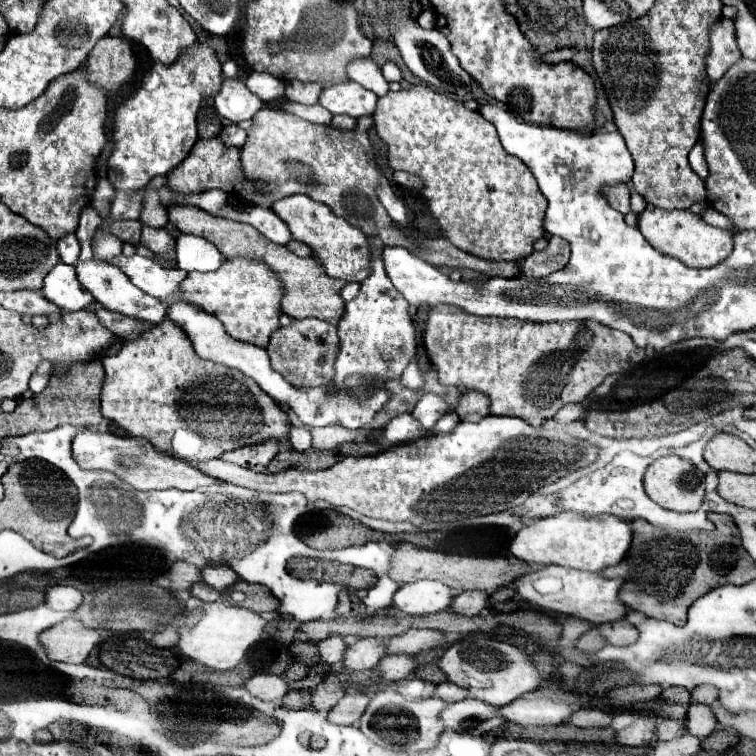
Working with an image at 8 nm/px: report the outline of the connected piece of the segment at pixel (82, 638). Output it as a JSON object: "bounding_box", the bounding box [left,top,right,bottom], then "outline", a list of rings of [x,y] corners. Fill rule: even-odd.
{"bounding_box":[40,618,98,664],"outline":[[[66,618],[40,634],[40,644],[48,658],[70,664],[82,664],[98,642],[98,632],[82,626],[74,618]]]}

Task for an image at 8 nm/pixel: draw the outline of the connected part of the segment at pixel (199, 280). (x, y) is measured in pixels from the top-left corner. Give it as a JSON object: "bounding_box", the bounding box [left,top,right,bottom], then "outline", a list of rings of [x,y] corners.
{"bounding_box":[180,258,284,348],"outline":[[[230,258],[214,272],[188,272],[180,284],[180,294],[204,312],[214,314],[234,340],[266,348],[270,334],[280,328],[280,300],[284,296],[284,286],[278,274],[264,262]]]}

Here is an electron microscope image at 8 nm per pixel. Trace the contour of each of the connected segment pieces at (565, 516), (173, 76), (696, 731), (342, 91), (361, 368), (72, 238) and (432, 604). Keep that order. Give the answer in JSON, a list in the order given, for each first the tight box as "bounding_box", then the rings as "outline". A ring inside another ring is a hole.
[{"bounding_box":[508,512,632,572],"outline":[[[560,512],[548,518],[540,518],[524,526],[512,540],[508,552],[528,564],[558,564],[564,568],[600,572],[618,564],[632,542],[630,522],[604,514],[596,518],[584,518],[574,512]]]},{"bounding_box":[108,42,222,194],"outline":[[[194,42],[170,66],[156,62],[140,88],[126,98],[114,118],[114,150],[108,158],[108,180],[116,192],[138,194],[154,176],[166,176],[192,150],[198,140],[196,114],[204,100],[214,98],[222,86],[222,66],[216,50]]]},{"bounding_box":[684,704,716,738],"outline":[[[690,704],[684,728],[688,734],[698,738],[706,738],[708,734],[712,734],[716,728],[716,718],[712,714],[712,708],[704,704]]]},{"bounding_box":[320,82,376,118],"outline":[[[344,82],[330,88],[324,88],[320,94],[320,104],[332,114],[348,114],[354,118],[374,114],[376,108],[374,92],[360,88],[356,82]]]},{"bounding_box":[334,236,416,386],"outline":[[[368,236],[370,242],[370,276],[362,282],[356,300],[346,304],[346,312],[338,324],[340,352],[336,358],[334,386],[342,386],[350,374],[372,374],[384,380],[394,380],[404,372],[408,362],[416,356],[416,330],[408,316],[408,302],[394,288],[386,276],[382,262],[382,240],[378,236]]]},{"bounding_box":[58,234,80,265],"outline":[[[68,234],[62,240],[58,240],[58,252],[62,262],[74,265],[80,254],[80,242],[78,242],[76,234]]]},{"bounding_box":[392,580,454,616],"outline":[[[422,580],[400,586],[392,598],[392,606],[408,616],[424,616],[436,612],[436,598],[454,598],[454,592],[446,584]]]}]

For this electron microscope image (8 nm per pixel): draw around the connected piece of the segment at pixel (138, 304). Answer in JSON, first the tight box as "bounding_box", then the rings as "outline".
{"bounding_box":[76,260,170,324],"outline":[[[88,260],[88,262],[78,262],[76,264],[76,274],[80,284],[92,292],[92,296],[108,310],[112,312],[120,312],[124,316],[136,318],[136,320],[146,320],[150,324],[160,324],[166,316],[166,310],[170,308],[166,302],[144,293],[136,287],[117,266],[108,264],[108,262],[100,262],[100,260]]]}

